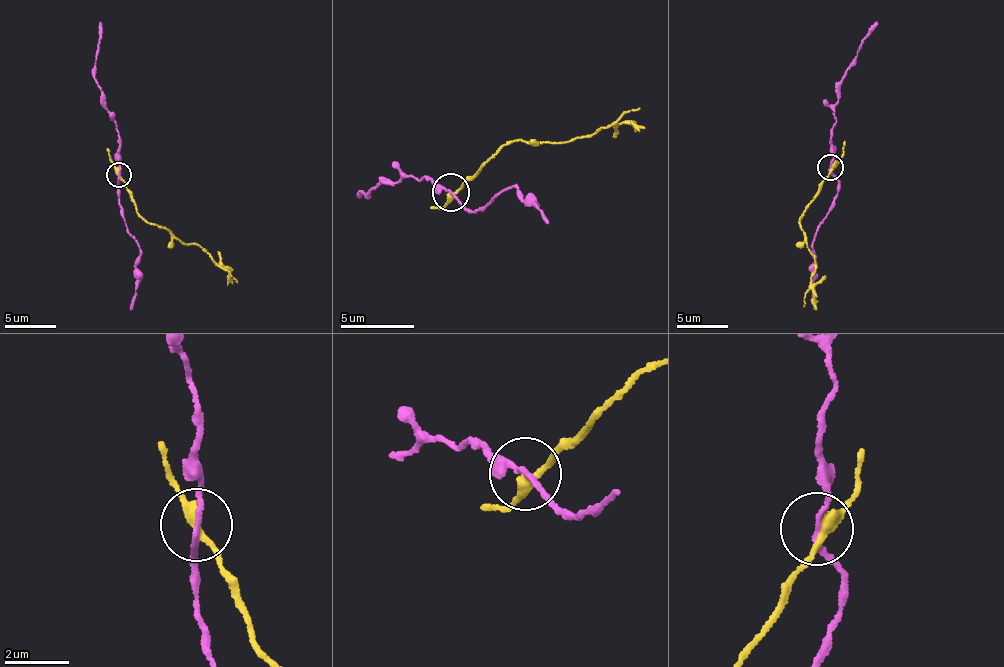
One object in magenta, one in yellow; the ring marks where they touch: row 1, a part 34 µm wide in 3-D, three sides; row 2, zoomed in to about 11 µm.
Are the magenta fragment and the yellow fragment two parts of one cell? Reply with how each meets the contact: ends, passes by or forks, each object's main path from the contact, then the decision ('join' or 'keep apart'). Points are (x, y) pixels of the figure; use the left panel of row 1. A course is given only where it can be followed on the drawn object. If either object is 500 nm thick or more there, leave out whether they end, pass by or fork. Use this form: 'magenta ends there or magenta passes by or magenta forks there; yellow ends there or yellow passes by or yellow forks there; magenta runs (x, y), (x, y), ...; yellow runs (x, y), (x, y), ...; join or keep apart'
magenta passes by; yellow passes by; magenta runs (118, 174), (120, 135), (105, 109), (105, 94), (94, 70), (99, 21); yellow runs (118, 174), (138, 212), (158, 228), (195, 244), (228, 271), (228, 286); keep apart

